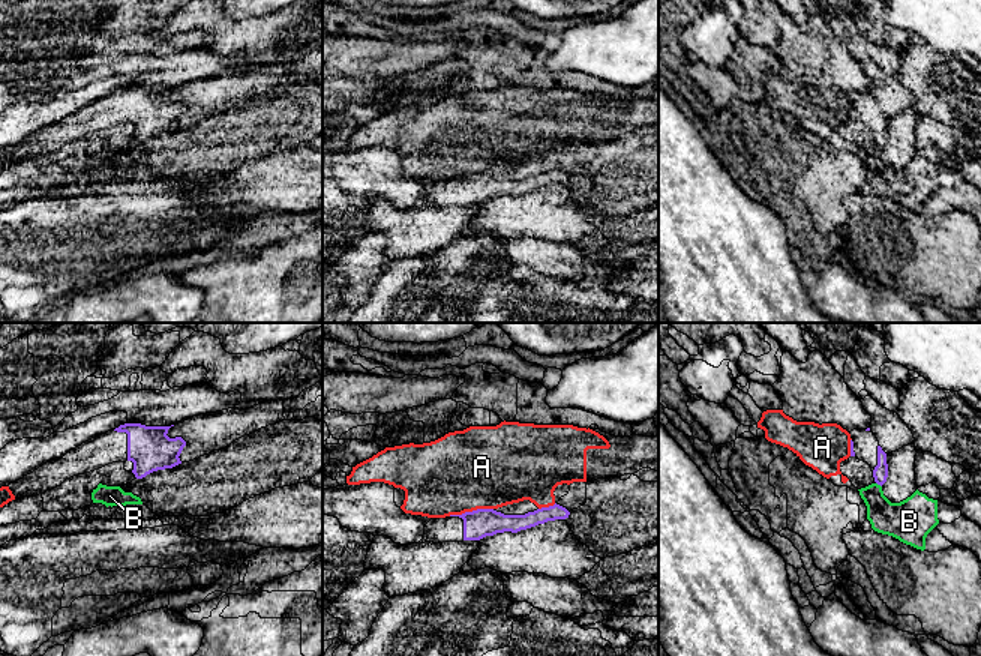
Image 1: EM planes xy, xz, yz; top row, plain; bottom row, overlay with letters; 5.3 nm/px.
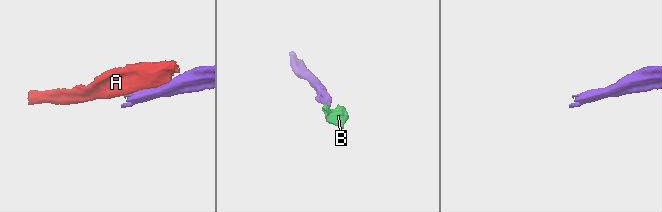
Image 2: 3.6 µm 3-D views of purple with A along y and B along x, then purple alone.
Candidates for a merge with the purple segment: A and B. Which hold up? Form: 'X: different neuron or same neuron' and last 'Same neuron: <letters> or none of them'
A: different neuron
B: different neuron
Same neuron: none of them

